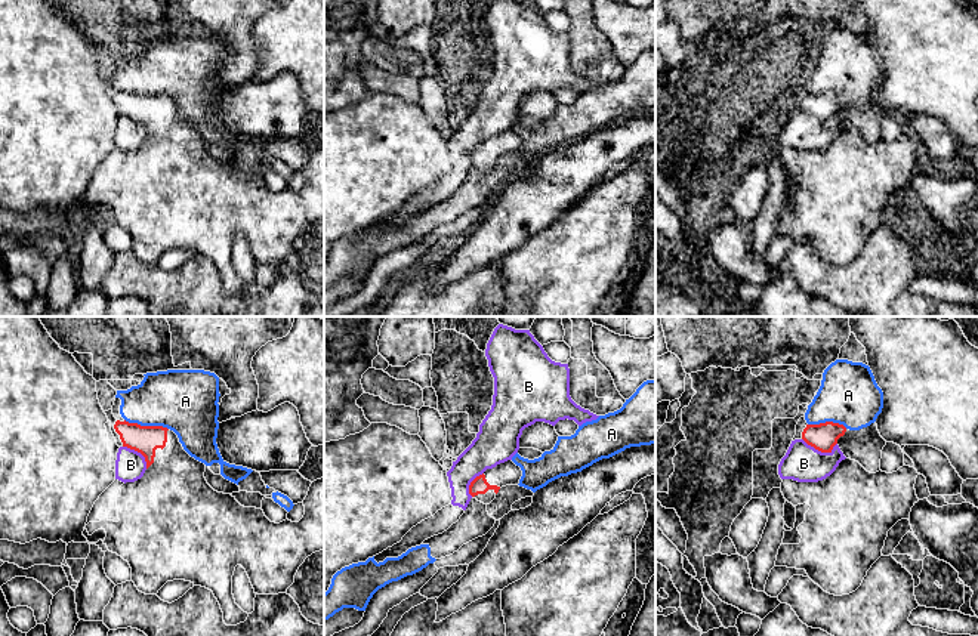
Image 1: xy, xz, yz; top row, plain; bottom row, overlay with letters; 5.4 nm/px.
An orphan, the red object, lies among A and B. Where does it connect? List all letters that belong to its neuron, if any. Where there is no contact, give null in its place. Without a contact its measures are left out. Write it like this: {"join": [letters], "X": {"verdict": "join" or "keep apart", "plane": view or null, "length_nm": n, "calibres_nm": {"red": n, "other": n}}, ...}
{"join": [], "A": {"verdict": "keep apart", "plane": "xy", "length_nm": 240, "calibres_nm": {"red": 160, "other": 360}}, "B": {"verdict": "keep apart", "plane": "yz", "length_nm": 190, "calibres_nm": {"red": 150, "other": 200}}}

